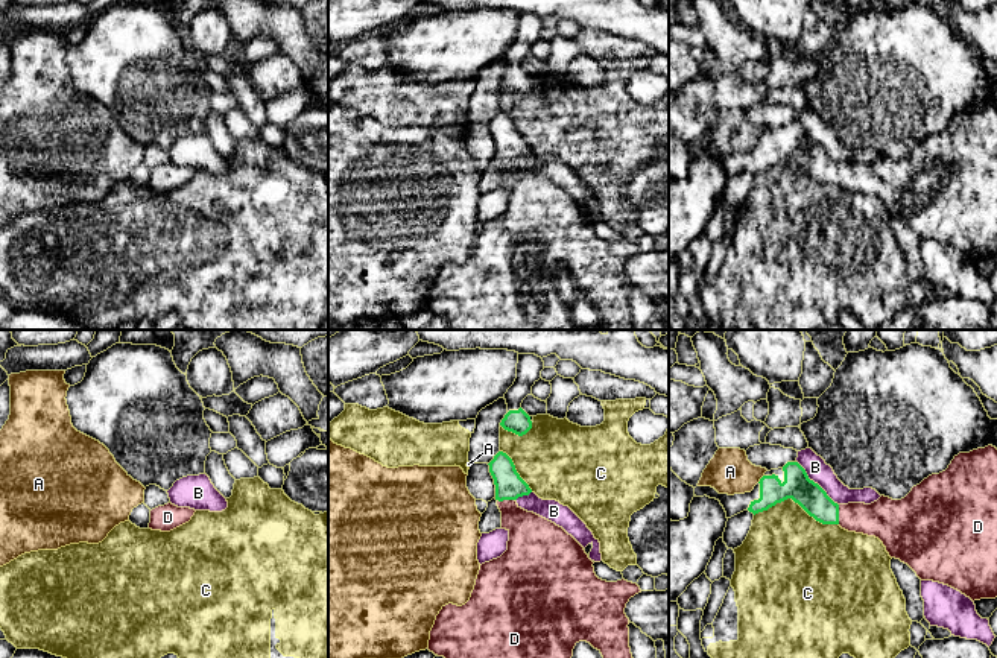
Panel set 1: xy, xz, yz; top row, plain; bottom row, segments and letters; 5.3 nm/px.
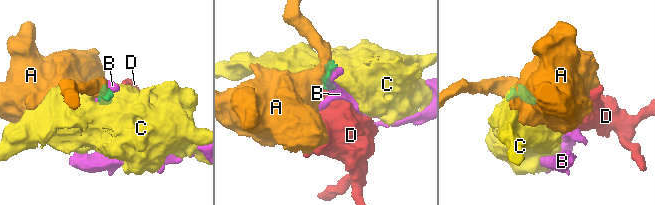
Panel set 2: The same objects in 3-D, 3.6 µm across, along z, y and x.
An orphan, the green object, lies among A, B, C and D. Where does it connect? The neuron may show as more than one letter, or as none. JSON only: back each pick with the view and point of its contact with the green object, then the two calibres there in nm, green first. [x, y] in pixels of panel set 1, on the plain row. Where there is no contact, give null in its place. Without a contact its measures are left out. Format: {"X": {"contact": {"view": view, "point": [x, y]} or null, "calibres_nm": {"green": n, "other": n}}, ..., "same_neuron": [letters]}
{"D": {"contact": {"view": "yz", "point": [838, 173]}, "calibres_nm": {"green": 150, "other": 220}}, "same_neuron": ["D"]}

